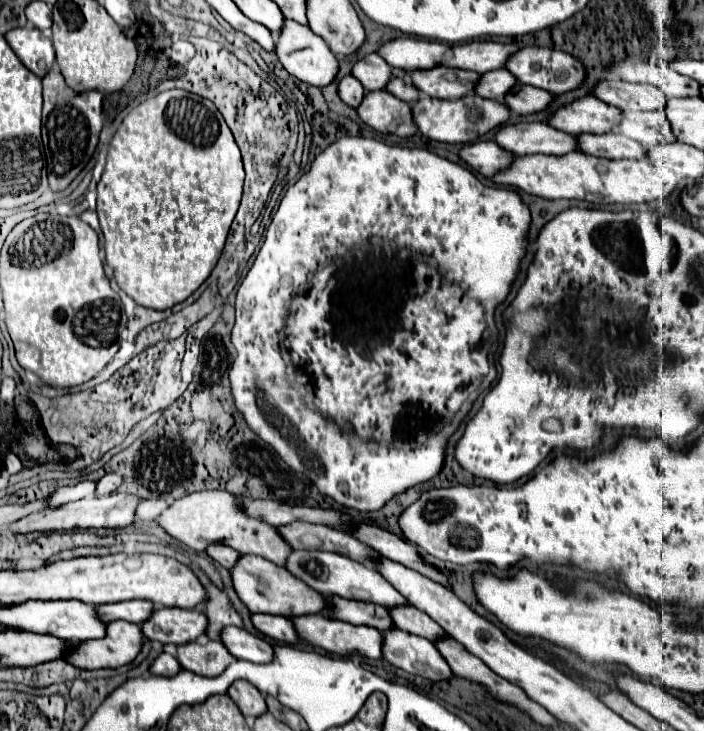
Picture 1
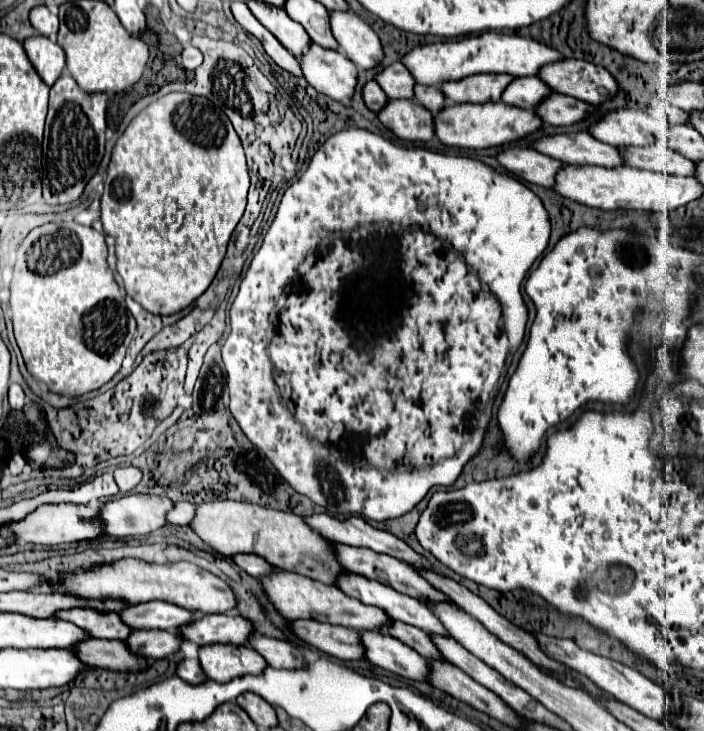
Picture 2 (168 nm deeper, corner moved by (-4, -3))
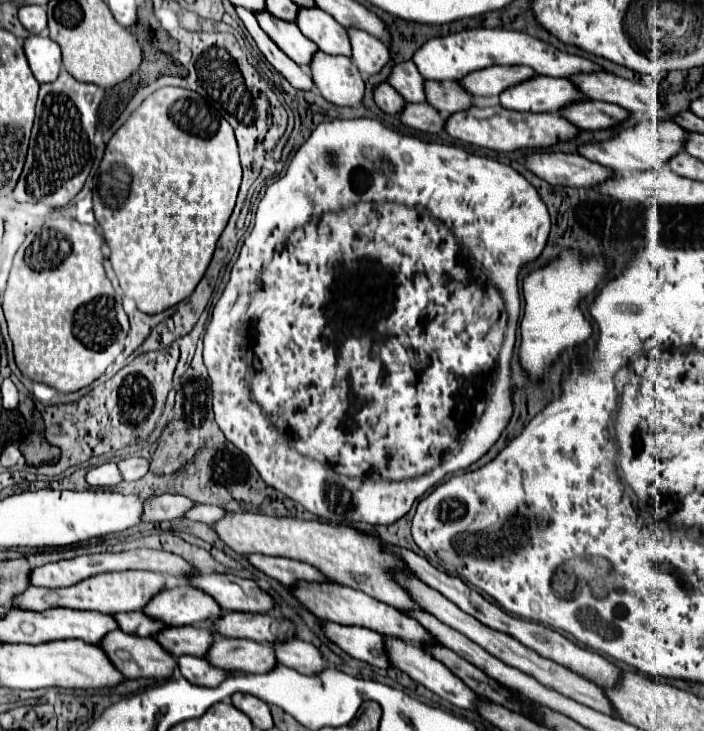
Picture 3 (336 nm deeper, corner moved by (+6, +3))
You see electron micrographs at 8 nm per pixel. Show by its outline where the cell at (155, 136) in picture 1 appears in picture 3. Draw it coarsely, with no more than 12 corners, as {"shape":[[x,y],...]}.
{"shape":[[161,87],[93,211],[123,293],[193,293],[233,213],[233,127]]}

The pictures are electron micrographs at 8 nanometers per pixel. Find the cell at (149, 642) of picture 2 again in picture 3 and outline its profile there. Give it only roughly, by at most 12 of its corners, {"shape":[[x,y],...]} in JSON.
{"shape":[[169,627],[155,639],[173,655],[205,657],[217,633]]}

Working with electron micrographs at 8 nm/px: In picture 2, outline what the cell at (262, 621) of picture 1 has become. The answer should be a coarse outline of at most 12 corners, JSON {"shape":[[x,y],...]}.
{"shape":[[291,621],[305,643],[341,661],[363,657],[355,629]]}

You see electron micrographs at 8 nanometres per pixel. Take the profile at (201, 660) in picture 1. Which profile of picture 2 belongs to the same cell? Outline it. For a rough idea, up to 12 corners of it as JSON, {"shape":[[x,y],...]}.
{"shape":[[247,645],[199,647],[205,675],[227,683],[267,663]]}

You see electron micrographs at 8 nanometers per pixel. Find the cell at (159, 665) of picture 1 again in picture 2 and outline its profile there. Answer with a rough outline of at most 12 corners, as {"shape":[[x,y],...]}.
{"shape":[[183,659],[177,677],[197,685],[207,679],[197,659]]}

